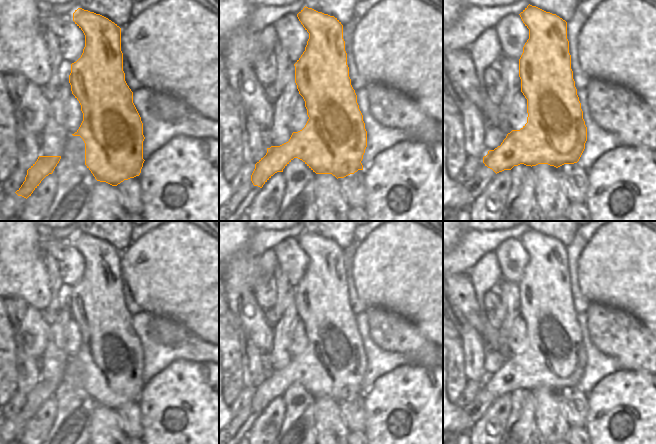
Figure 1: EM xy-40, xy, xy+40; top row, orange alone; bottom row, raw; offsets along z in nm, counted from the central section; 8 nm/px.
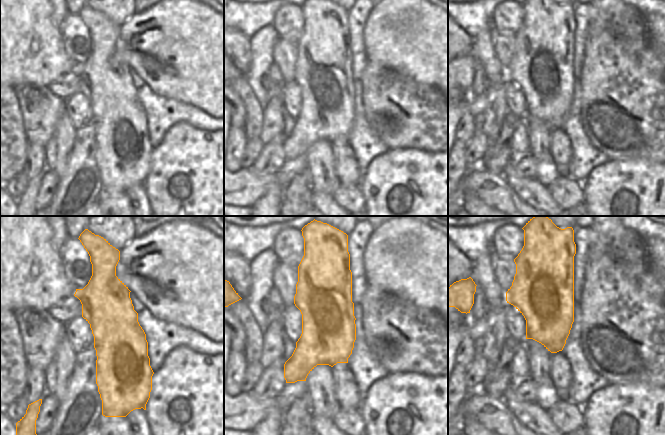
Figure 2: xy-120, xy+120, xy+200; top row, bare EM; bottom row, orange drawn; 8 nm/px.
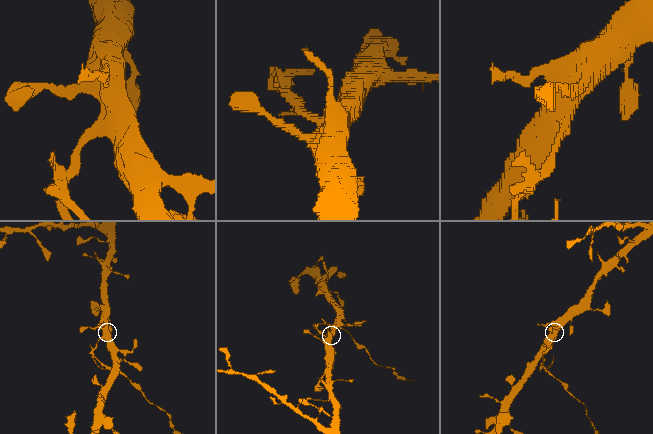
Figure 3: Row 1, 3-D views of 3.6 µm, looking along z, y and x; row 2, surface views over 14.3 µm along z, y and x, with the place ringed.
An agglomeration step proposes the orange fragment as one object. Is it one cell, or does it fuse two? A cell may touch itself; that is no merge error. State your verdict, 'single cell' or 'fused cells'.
fused cells

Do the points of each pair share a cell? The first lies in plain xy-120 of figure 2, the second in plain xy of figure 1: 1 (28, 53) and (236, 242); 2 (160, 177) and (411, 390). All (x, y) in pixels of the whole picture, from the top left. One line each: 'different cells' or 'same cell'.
1: same cell
2: same cell

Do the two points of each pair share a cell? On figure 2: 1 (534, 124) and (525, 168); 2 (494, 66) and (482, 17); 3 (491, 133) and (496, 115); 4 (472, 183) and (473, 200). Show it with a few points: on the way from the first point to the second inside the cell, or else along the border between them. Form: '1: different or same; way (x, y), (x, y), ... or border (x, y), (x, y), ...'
1: different; border (530, 154), (537, 162), (537, 173), (534, 177)
2: different; border (492, 24), (488, 28), (483, 29), (474, 39)
3: same; way (491, 129), (493, 119)
4: different; border (461, 192), (472, 191), (489, 205)

